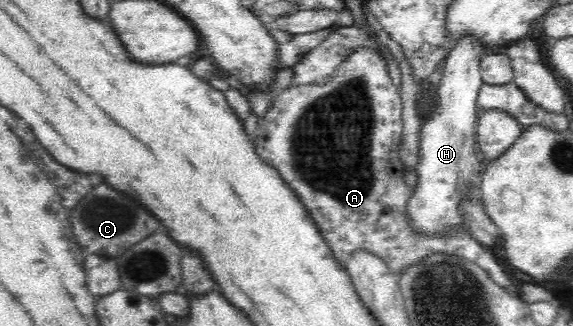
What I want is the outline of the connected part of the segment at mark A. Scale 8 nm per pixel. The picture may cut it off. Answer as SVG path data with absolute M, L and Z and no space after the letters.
M367 45L356 47L333 71L332 79L328 83L298 87L291 85L274 98L266 115L257 120L258 135L254 139L256 151L264 162L280 172L284 182L295 190L309 211L309 216L320 229L333 257L340 263L344 264L354 255L354 251L368 251L382 258L388 267L400 276L408 266L418 260L446 253L476 263L498 286L516 291L496 257L488 253L487 248L467 231L452 229L444 237L429 237L413 231L406 210L408 199L412 197L412 188L404 182L407 170L398 152L404 127L402 100L398 88L388 75L388 64L376 49Z

